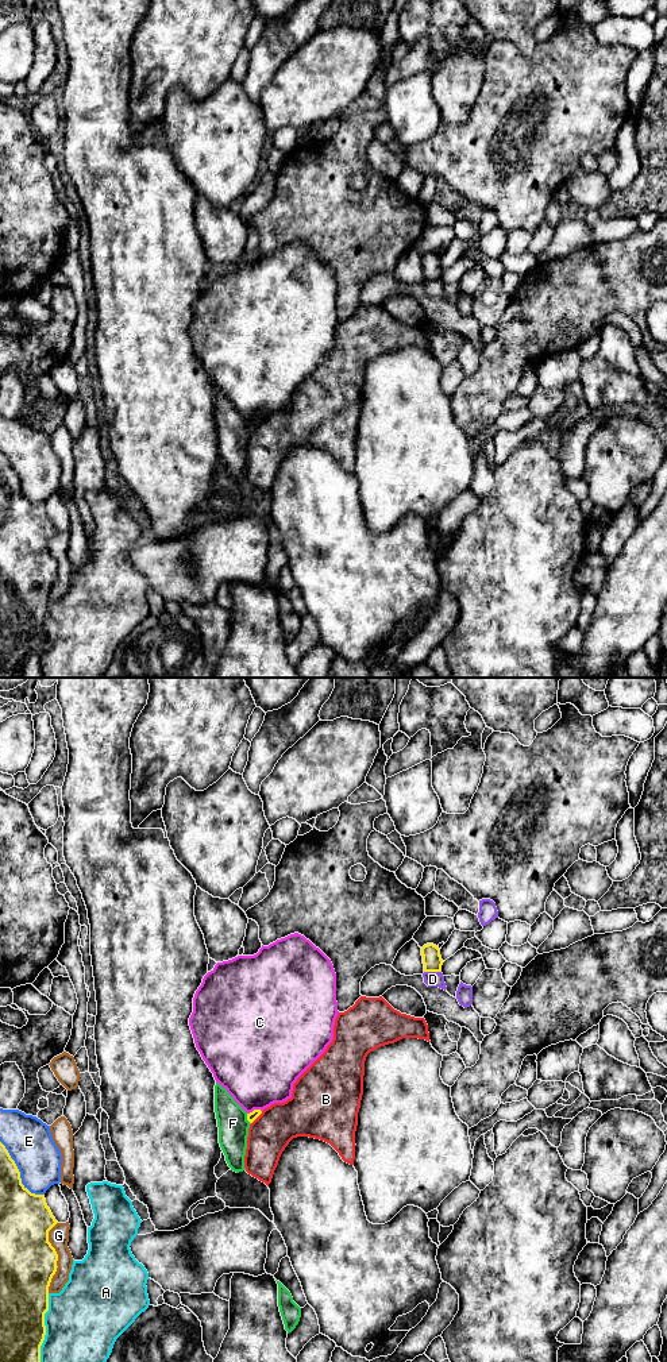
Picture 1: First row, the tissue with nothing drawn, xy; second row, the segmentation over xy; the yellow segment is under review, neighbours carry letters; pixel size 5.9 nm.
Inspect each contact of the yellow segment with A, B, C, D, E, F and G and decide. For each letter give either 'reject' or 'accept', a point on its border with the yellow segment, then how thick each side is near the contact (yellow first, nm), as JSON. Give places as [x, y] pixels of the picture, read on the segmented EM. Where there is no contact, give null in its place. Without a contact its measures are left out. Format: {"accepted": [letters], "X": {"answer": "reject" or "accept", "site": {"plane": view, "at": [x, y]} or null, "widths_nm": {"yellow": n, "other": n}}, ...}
{"accepted": [], "A": {"answer": "reject", "site": {"plane": "xy", "at": [45, 1327]}, "widths_nm": {"yellow": 280, "other": 440}}, "B": {"answer": "reject", "site": {"plane": "xy", "at": [257, 1117]}, "widths_nm": {"yellow": 60, "other": 240}}, "C": {"answer": "reject", "site": {"plane": "xy", "at": [254, 1110]}, "widths_nm": {"yellow": 60, "other": 460}}, "D": {"answer": "reject", "site": {"plane": "xy", "at": [432, 971]}, "widths_nm": {"yellow": 120, "other": 100}}, "E": {"answer": "reject", "site": {"plane": "xy", "at": [19, 1173]}, "widths_nm": {"yellow": 280, "other": 280}}, "F": {"answer": "reject", "site": {"plane": "xy", "at": [247, 1119]}, "widths_nm": {"yellow": 60, "other": 180}}, "G": {"answer": "reject", "site": {"plane": "xy", "at": [57, 1257]}, "widths_nm": {"yellow": 340, "other": 120}}}

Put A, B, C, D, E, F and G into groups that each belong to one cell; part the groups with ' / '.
A / B / C / D / E / F / G

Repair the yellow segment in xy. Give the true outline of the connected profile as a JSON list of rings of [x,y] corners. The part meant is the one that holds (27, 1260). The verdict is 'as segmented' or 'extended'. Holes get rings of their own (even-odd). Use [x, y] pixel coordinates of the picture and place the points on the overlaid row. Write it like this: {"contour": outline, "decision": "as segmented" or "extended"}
{"contour": [[[0,1142],[0,1362],[41,1362],[49,1286],[58,1268],[49,1231],[57,1223],[45,1195],[31,1193],[22,1184],[15,1161]]], "decision": "as segmented"}

